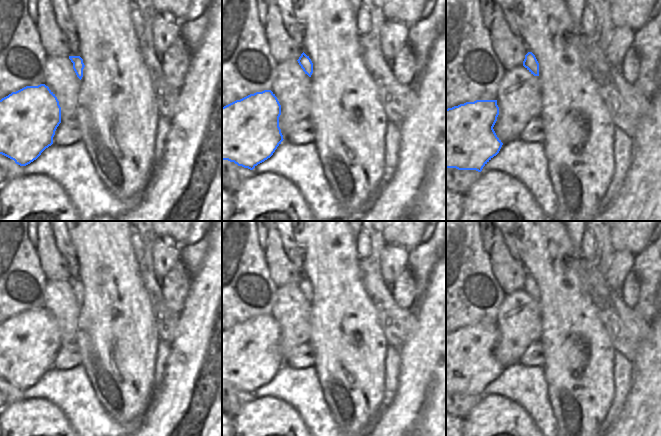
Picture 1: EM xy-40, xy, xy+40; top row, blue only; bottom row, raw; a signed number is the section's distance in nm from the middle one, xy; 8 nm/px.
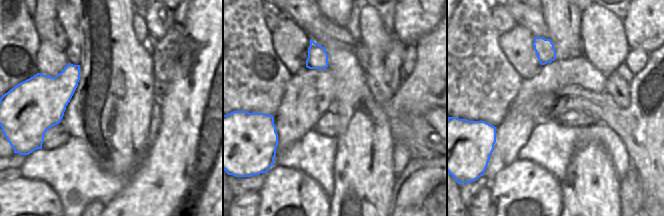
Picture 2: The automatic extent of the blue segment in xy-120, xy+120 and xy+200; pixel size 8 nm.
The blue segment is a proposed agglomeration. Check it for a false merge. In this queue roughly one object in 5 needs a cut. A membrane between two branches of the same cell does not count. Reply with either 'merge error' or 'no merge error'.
no merge error

